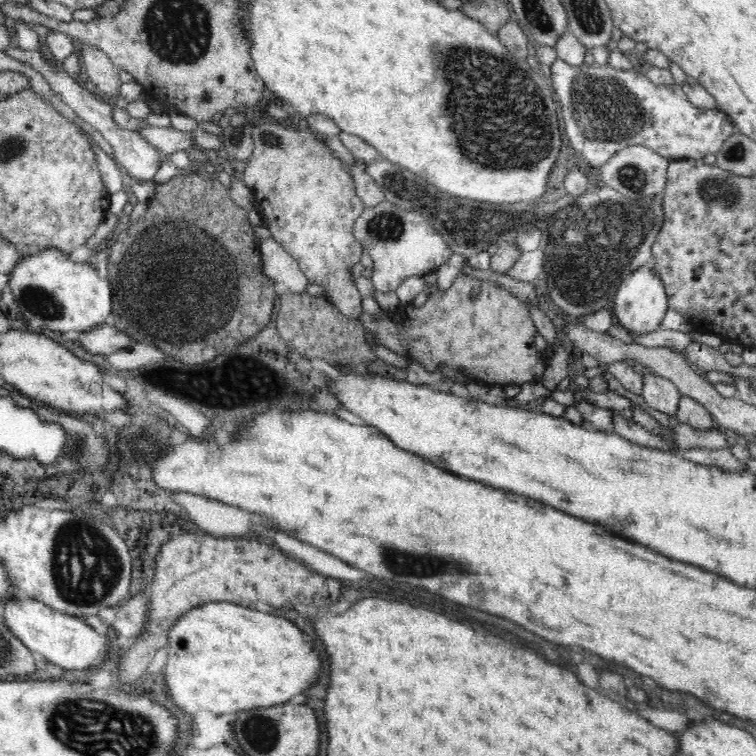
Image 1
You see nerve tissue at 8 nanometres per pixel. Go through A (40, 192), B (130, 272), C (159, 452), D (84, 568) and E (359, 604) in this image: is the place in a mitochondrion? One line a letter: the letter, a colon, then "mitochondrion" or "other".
A: other
B: mitochondrion
C: other
D: mitochondrion
E: other

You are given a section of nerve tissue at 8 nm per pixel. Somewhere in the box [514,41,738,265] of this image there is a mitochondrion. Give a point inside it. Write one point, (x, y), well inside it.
(632, 117)

